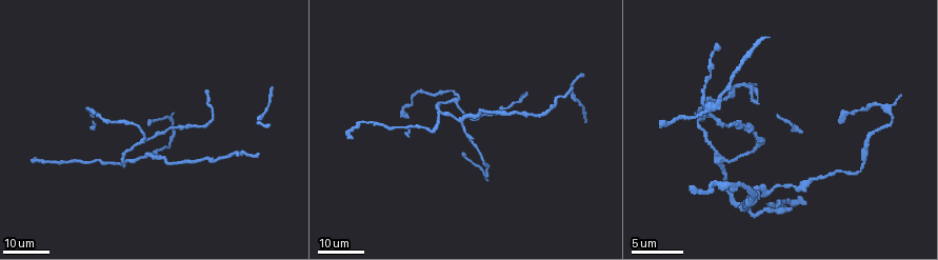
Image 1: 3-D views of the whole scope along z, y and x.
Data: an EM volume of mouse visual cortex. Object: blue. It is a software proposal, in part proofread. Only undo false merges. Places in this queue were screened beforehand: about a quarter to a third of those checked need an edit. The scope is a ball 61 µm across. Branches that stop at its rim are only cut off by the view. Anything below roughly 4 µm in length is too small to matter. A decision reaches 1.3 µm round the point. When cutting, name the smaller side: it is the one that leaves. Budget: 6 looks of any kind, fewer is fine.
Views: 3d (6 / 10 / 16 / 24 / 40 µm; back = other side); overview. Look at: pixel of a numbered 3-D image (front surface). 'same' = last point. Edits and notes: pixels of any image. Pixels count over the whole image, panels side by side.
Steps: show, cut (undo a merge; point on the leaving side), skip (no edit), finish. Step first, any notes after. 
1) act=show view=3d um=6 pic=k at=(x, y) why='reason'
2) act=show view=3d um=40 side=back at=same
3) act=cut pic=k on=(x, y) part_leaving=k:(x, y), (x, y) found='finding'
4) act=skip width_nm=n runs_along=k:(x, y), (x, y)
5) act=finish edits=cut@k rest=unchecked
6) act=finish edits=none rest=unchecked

act=show view=3d um=16 pic=1 at=(403, 107) why='three arms meet'

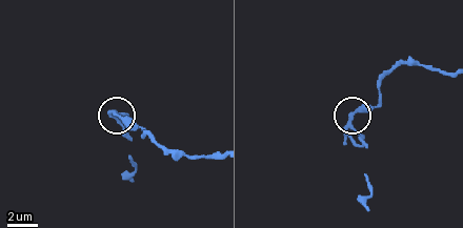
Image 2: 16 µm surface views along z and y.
act=show view=3d um=6 pic=2 at=(114, 112)

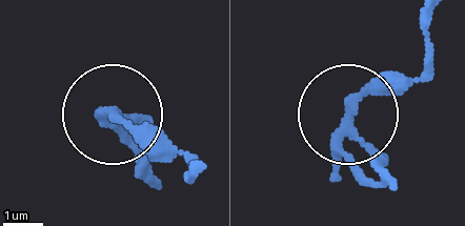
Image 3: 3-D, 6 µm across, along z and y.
act=show view=3d um=6 side=back pic=3 at=(117, 116)

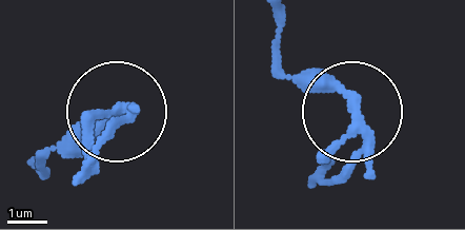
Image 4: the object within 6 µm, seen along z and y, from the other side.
act=skip arms=3 runs_along=4:(276, 13), (279, 63), (326, 83), (356, 123), (329, 181) found='all the same neuron'

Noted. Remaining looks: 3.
act=show view=3d um=16 pic=1 at=(755, 134) why='thick turns thin'

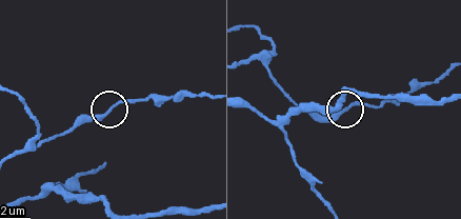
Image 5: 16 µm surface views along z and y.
act=show view=3d um=6 pic=5 at=(341, 111)

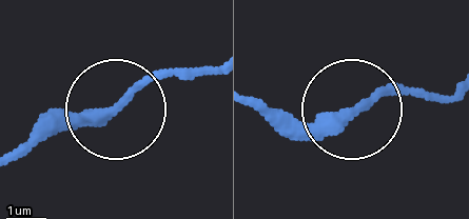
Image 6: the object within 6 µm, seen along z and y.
act=show view=3d um=6 side=back pic=6 at=(121, 103)

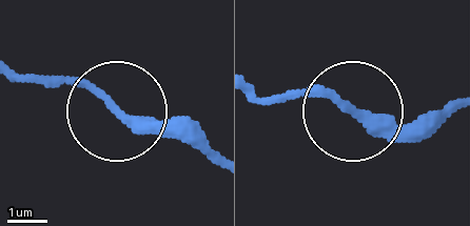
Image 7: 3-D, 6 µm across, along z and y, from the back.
act=skip width_nm=270 runs_along=7:(216, 161), (185, 141), (135, 131), (84, 87), (24, 81) found='all the same neuron'

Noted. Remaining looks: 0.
act=finish edits=none rest=unchecked

